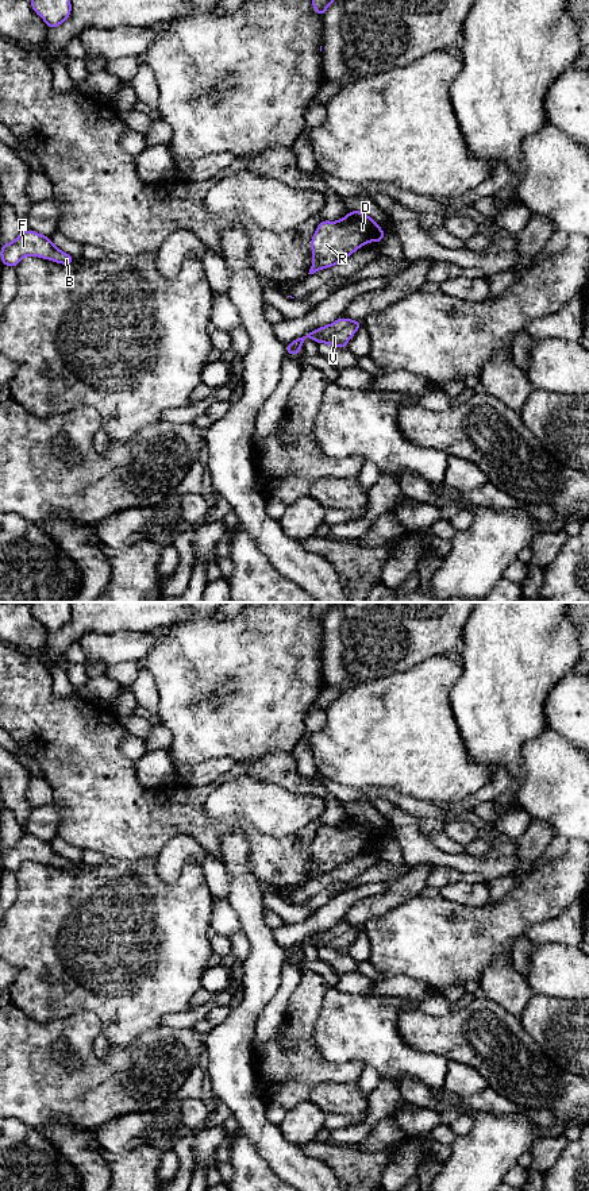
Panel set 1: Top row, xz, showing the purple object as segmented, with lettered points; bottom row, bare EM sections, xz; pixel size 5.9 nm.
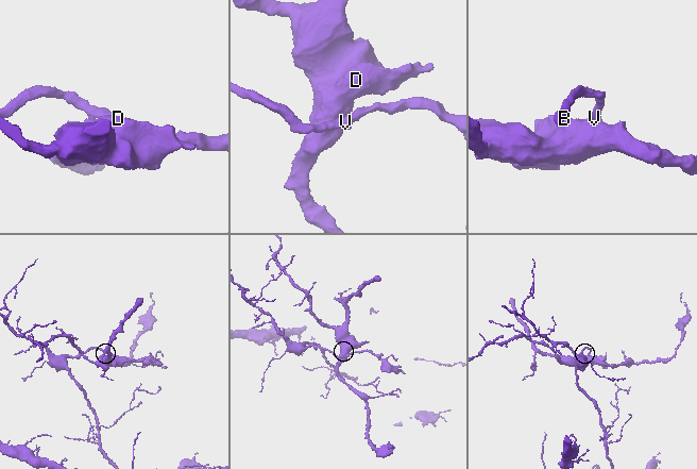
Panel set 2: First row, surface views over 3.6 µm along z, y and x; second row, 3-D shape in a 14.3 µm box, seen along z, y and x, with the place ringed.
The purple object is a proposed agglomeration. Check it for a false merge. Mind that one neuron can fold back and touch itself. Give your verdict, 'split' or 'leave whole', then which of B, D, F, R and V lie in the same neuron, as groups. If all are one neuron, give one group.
split; B F V / D R

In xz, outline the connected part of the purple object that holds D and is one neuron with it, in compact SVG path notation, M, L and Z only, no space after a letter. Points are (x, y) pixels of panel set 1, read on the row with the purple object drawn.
M350 211L339 221L320 221L309 244L313 261L308 274L343 262L369 242L381 243L386 234L362 211Z

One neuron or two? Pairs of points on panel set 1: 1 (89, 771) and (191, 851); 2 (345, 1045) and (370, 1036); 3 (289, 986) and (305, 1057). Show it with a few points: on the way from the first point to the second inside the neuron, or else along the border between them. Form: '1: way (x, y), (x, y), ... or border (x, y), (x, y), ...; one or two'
1: border (203, 848), (188, 836), (174, 836), (156, 858); two
2: way (351, 1039), (354, 1036), (364, 1036); one
3: border (303, 968), (280, 1024); two

